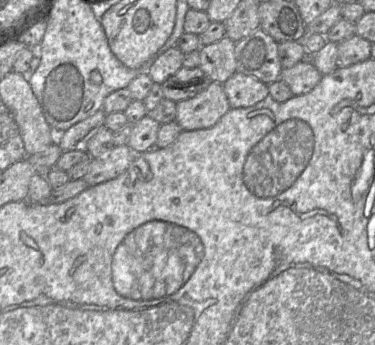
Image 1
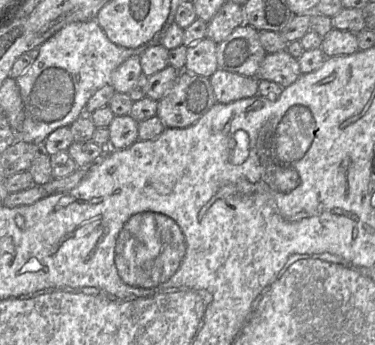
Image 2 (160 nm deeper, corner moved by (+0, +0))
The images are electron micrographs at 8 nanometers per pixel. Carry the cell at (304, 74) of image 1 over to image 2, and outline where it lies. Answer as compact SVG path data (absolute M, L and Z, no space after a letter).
M283 50L267 53L255 78L273 81L285 88L295 82L301 74L298 59Z

